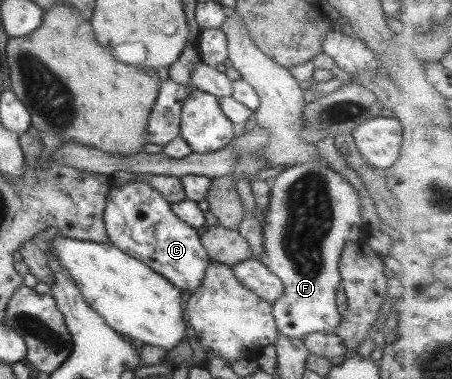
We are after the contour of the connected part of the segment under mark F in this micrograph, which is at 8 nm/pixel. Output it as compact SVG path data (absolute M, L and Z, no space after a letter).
M320 156L310 163L300 163L283 169L268 185L269 199L263 211L264 224L261 225L262 252L257 260L282 282L282 295L270 304L270 314L274 318L276 331L288 338L299 340L316 332L335 333L341 325L341 315L334 304L334 290L340 283L340 254L346 243L357 241L364 226L359 211L358 191L330 169Z

